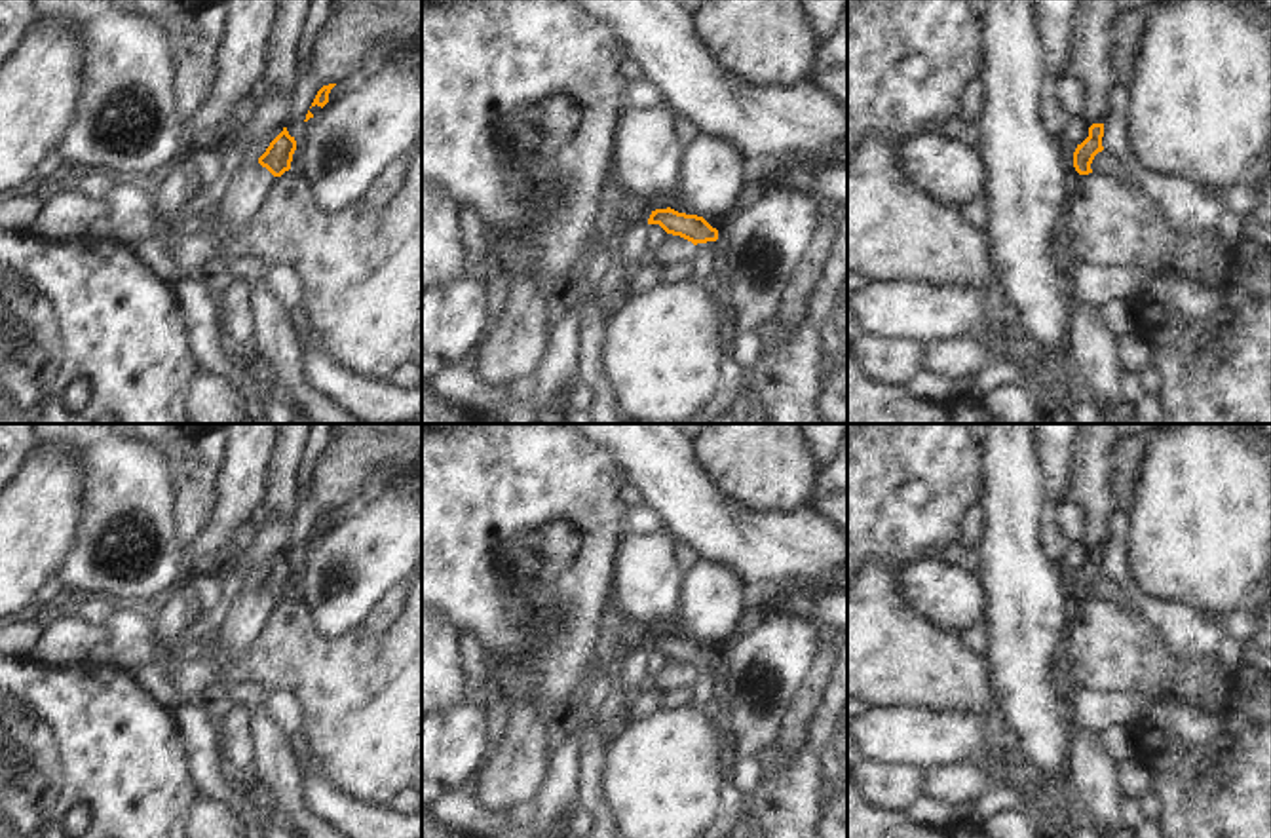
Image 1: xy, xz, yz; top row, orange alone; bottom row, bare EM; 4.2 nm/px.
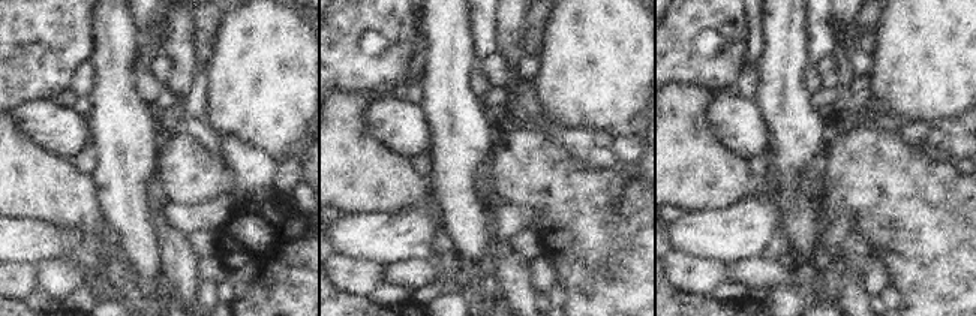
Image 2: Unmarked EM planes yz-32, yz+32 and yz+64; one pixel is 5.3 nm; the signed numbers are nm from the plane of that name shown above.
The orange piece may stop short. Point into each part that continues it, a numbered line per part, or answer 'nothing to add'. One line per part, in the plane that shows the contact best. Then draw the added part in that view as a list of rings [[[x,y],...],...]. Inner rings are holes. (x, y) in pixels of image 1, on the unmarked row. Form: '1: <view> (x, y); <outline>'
nothing to add

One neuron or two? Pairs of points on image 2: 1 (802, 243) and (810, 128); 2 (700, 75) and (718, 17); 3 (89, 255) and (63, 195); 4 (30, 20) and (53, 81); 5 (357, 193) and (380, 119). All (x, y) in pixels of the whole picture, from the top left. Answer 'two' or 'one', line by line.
1: one
2: one
3: one
4: one
5: two

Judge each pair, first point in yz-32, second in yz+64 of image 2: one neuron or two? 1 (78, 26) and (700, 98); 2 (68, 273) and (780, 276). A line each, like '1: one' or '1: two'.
1: two
2: one

